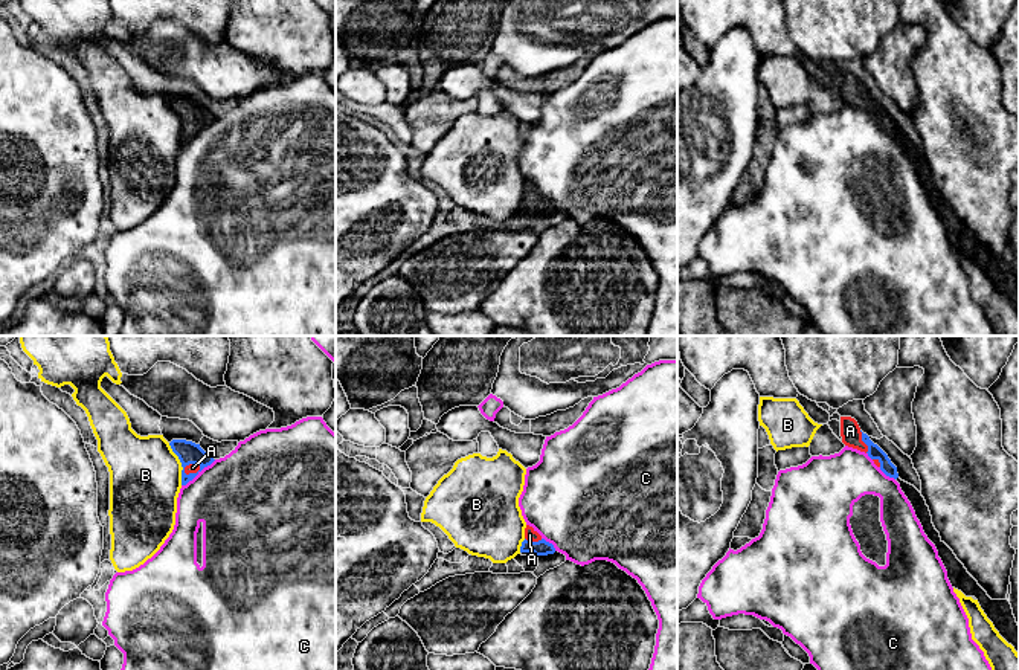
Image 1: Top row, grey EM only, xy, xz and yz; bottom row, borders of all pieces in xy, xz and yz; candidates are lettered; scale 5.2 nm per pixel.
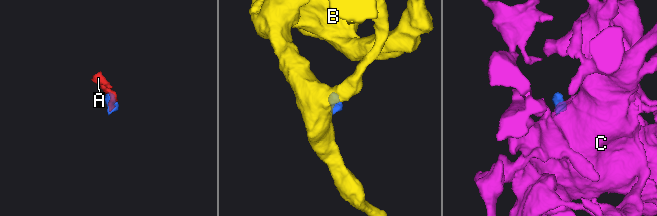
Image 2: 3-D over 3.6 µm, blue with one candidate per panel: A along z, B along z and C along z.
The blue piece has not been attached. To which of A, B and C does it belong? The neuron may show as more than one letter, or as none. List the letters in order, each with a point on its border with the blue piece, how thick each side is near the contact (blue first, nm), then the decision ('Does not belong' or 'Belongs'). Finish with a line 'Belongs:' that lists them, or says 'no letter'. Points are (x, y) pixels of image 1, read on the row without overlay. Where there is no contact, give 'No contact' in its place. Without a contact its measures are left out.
A: Touches blue at yz (862, 98). Thickness 80 nm (blue) against 110 nm. Belongs
B: Touches blue at xy (182, 122). Thickness 120 nm (blue) against 380 nm. Does not belong
C: Touches blue at xy (199, 128). Thickness 120 nm (blue) against 440 nm. Does not belong
Belongs: A

